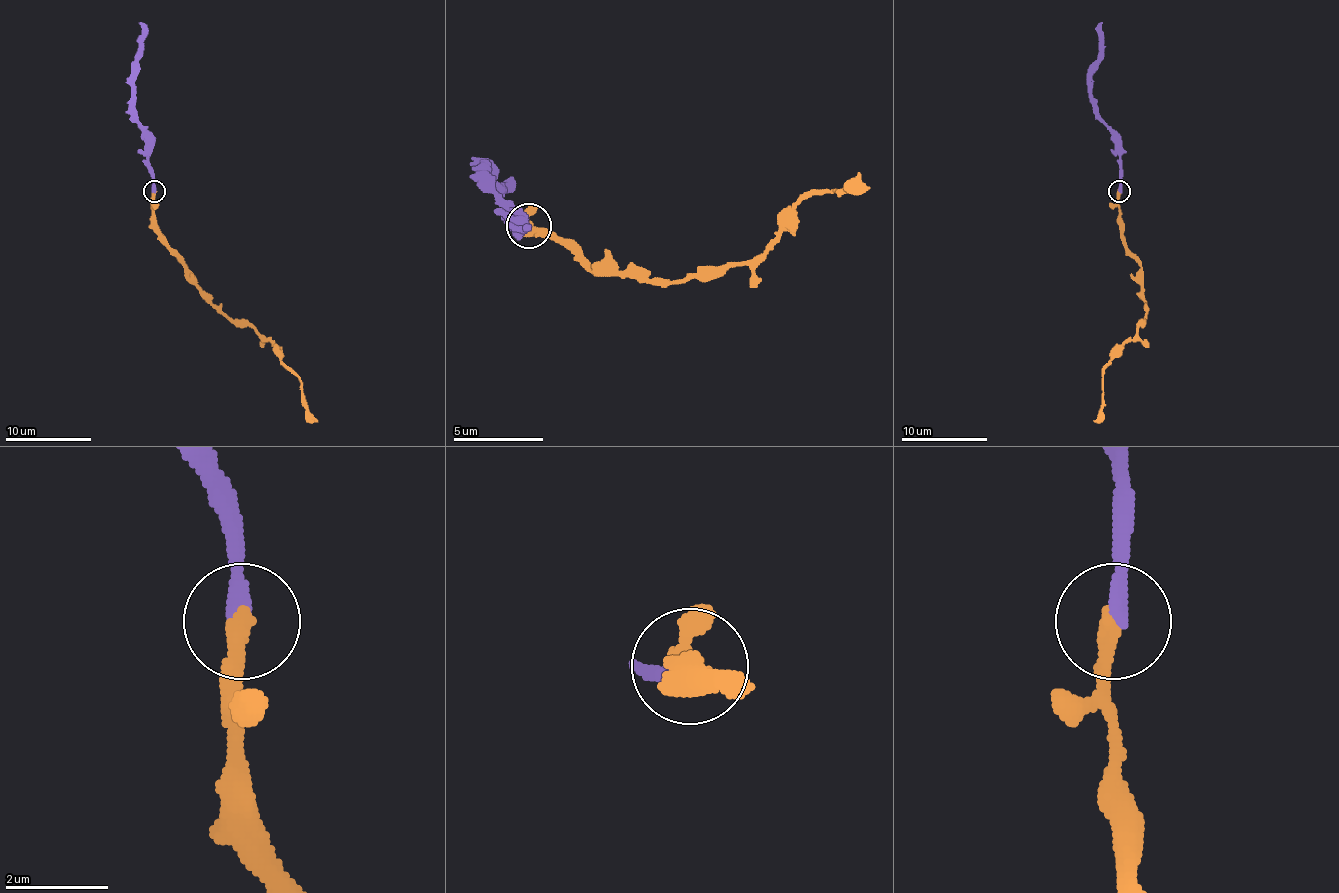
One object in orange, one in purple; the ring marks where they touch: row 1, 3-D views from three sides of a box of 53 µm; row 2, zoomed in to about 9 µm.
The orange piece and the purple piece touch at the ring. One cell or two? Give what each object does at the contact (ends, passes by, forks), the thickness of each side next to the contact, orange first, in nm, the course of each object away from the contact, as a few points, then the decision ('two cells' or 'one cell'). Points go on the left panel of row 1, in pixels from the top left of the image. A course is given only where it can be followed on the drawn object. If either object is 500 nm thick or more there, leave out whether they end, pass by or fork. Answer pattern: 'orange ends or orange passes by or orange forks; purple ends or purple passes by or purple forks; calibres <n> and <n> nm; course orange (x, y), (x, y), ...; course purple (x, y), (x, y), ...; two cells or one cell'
orange ends; purple ends; calibres 360 and 340 nm; course orange (153, 192), (153, 228), (158, 239), (223, 313), (244, 319), (259, 332), (300, 382), (305, 414), (311, 421); course purple (153, 192), (147, 129), (134, 112), (134, 64), (140, 53), (143, 34), (138, 23); one cell

